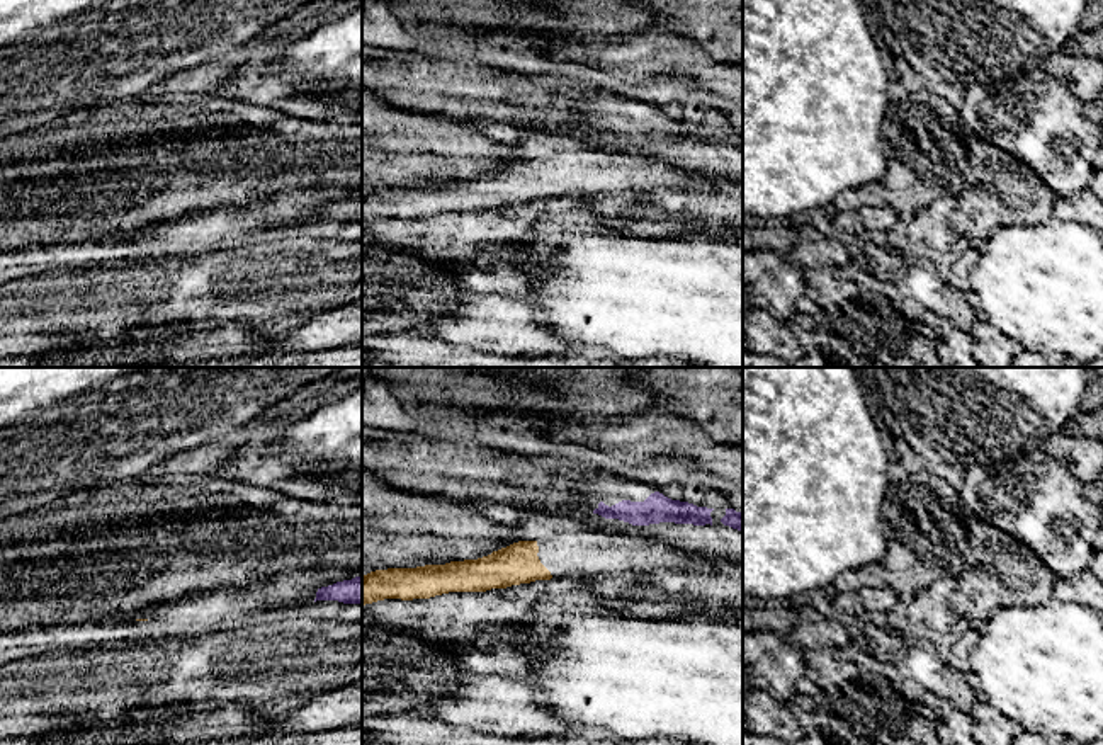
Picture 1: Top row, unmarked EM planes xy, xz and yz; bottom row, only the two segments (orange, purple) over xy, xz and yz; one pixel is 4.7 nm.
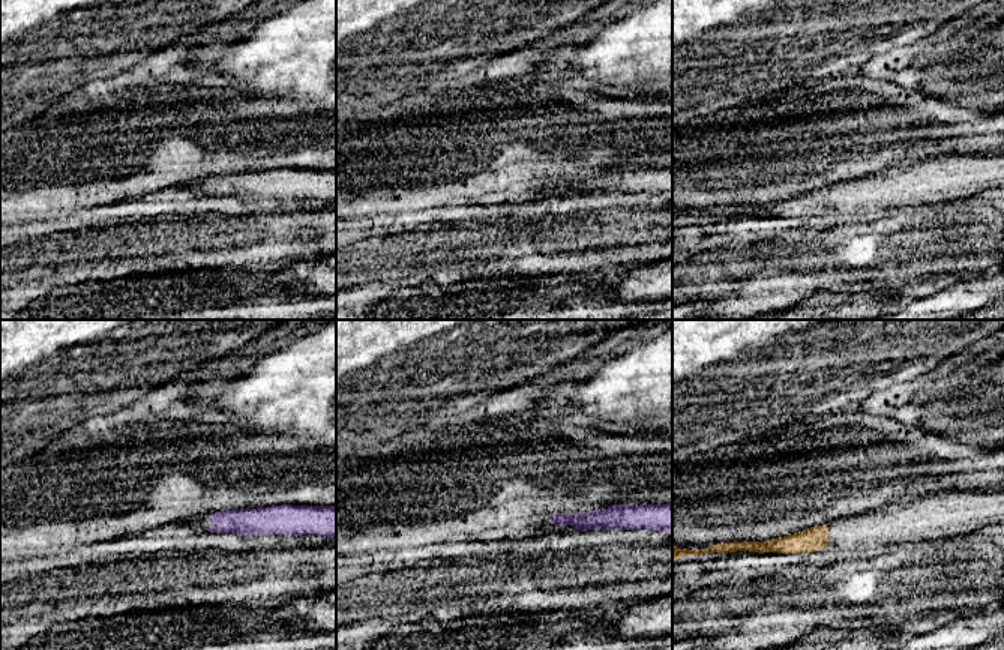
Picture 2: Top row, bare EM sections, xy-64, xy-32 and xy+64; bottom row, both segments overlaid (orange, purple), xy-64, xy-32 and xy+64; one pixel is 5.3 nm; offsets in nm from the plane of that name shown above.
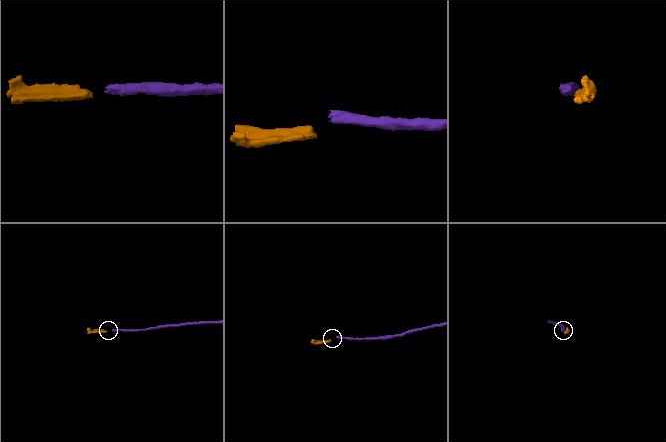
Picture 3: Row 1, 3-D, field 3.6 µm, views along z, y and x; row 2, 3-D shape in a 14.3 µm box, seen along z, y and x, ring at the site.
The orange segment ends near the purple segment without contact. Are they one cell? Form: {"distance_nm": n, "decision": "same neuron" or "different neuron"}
{"distance_nm": 300, "decision": "different neuron"}

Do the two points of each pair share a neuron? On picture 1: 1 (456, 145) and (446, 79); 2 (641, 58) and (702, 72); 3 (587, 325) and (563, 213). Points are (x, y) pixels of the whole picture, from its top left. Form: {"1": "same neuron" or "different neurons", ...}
{"1": "different neurons", "2": "same neuron", "3": "different neurons"}

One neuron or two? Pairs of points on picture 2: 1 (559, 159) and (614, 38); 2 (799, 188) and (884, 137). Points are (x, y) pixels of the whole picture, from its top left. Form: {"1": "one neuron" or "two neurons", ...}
{"1": "two neurons", "2": "one neuron"}

